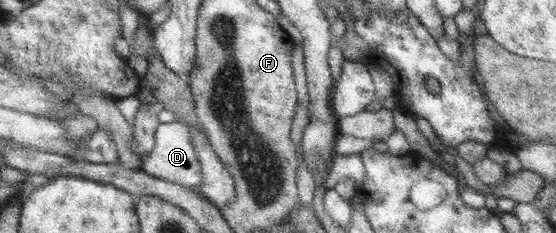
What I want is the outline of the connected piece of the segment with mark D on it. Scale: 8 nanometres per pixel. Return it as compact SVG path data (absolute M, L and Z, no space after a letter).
M181 120L171 123L162 123L158 129L158 144L149 158L144 160L144 170L151 175L199 189L205 181L203 162L195 143L192 129Z

